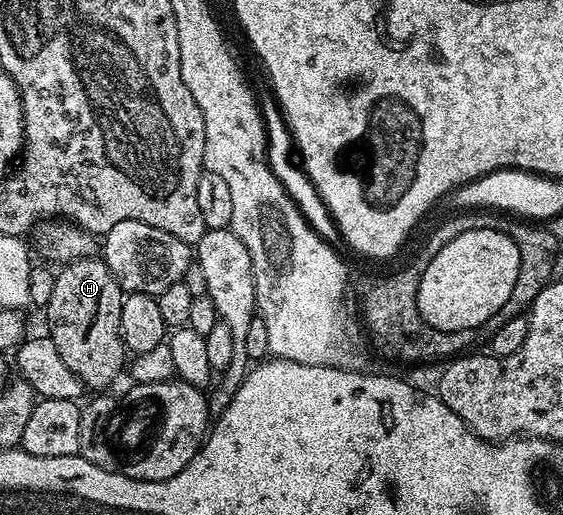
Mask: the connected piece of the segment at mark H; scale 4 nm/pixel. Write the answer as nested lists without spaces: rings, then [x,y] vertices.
[[[87,257],[84,259],[71,259],[65,264],[66,267],[61,272],[60,270],[55,274],[54,284],[52,285],[52,298],[49,299],[48,305],[44,308],[44,315],[50,318],[50,331],[48,331],[48,338],[56,345],[56,353],[60,353],[60,358],[64,361],[64,365],[68,365],[68,369],[72,369],[72,373],[76,373],[76,377],[80,377],[83,388],[90,389],[90,387],[98,387],[94,389],[106,389],[110,382],[117,377],[118,374],[123,374],[124,368],[128,363],[128,352],[122,334],[120,333],[120,309],[122,308],[122,300],[124,292],[122,286],[114,280],[112,273],[108,269],[108,265],[100,257]]]

